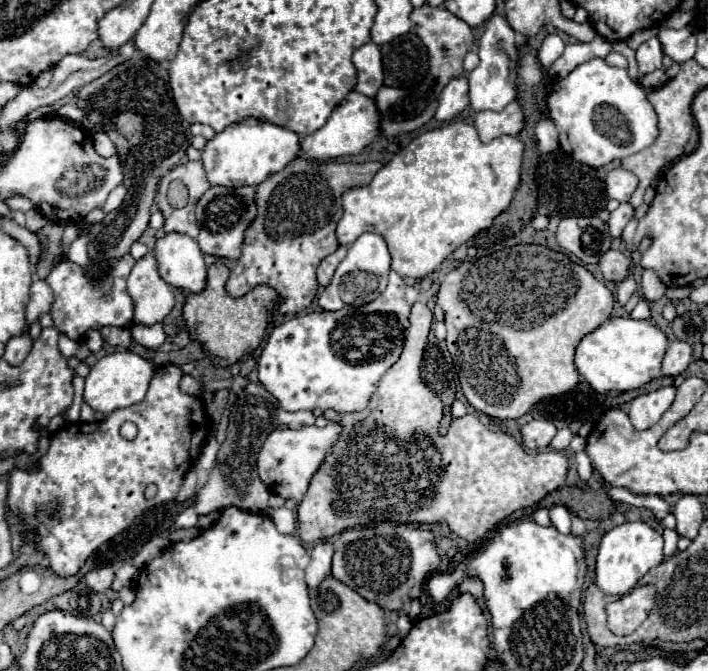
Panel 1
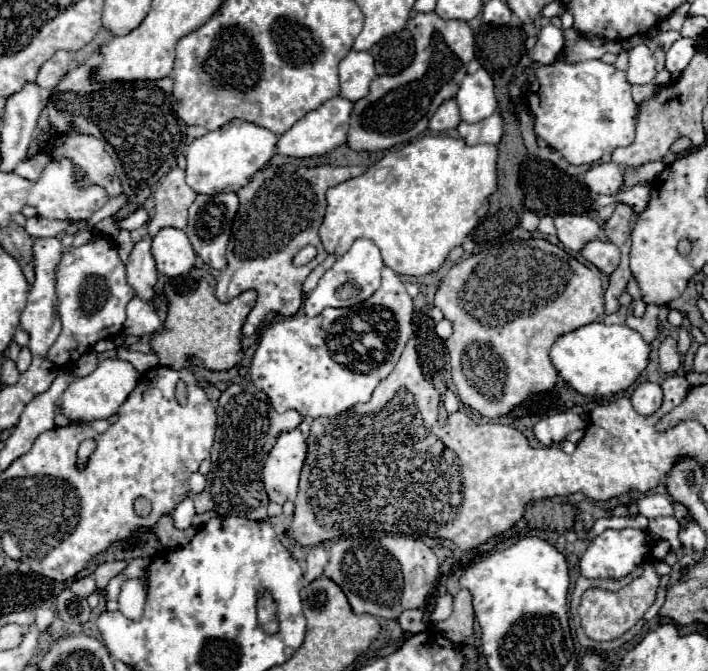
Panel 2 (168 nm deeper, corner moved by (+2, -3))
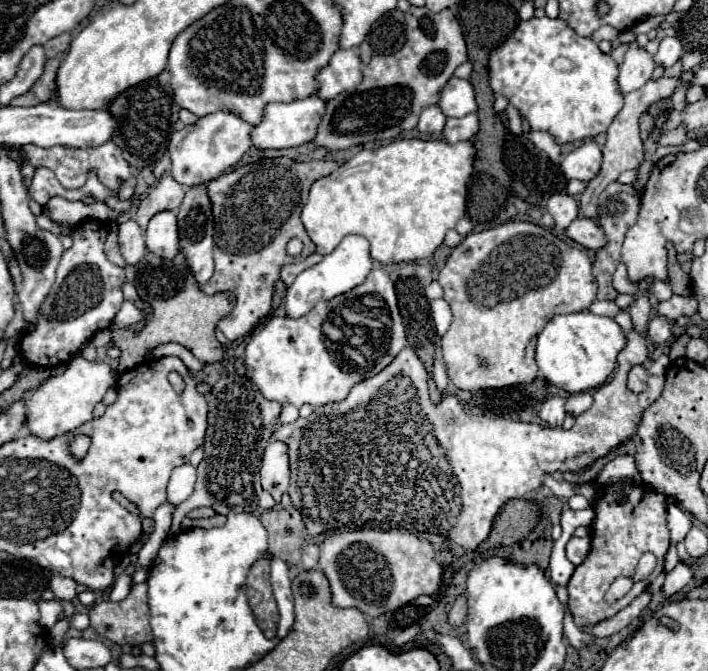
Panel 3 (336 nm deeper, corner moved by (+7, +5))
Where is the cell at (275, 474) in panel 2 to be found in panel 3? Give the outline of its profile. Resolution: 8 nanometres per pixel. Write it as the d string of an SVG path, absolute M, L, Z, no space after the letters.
M270 440L270 444L266 446L262 456L260 476L262 476L262 488L270 492L276 502L280 502L290 482L288 448L286 444L282 444L282 440Z

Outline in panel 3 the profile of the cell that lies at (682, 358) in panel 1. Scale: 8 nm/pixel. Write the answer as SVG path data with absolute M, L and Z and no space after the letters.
M656 316L648 322L648 338L654 344L664 344L672 338L672 322L664 316Z

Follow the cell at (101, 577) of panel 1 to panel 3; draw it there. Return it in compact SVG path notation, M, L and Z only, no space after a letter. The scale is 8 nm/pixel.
M54 576L50 580L50 590L54 592L54 596L58 600L74 600L76 598L76 580L72 578L64 578L64 576Z

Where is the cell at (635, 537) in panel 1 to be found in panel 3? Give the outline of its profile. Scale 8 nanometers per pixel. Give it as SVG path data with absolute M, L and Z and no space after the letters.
M572 536L570 542L566 544L566 556L574 566L578 566L586 560L590 548L592 548L592 536L584 536L584 538Z

